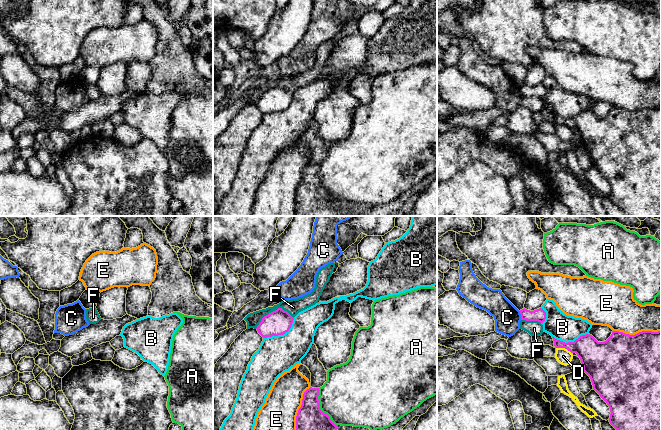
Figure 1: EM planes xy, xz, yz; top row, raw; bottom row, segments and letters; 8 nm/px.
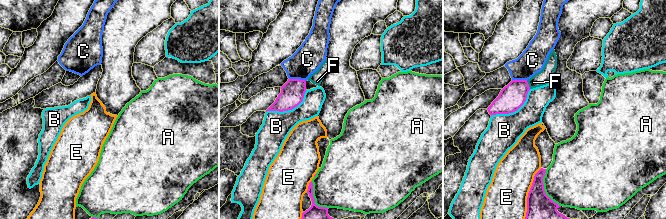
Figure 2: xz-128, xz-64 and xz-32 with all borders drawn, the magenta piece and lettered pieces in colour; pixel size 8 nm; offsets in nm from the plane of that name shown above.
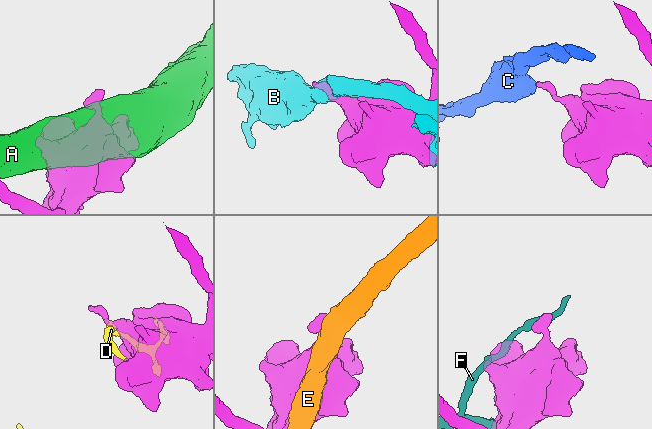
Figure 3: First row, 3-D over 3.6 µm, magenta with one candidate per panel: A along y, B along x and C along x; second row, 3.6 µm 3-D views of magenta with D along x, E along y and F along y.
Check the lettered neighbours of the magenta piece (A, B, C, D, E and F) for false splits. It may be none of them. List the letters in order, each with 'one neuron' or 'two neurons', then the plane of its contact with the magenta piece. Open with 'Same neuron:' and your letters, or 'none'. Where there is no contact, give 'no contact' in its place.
Same neuron: none
A: two neurons | xz
B: two neurons | xz
C: two neurons | yz
D: two neurons | yz
E: two neurons | yz
F: two neurons | xz

